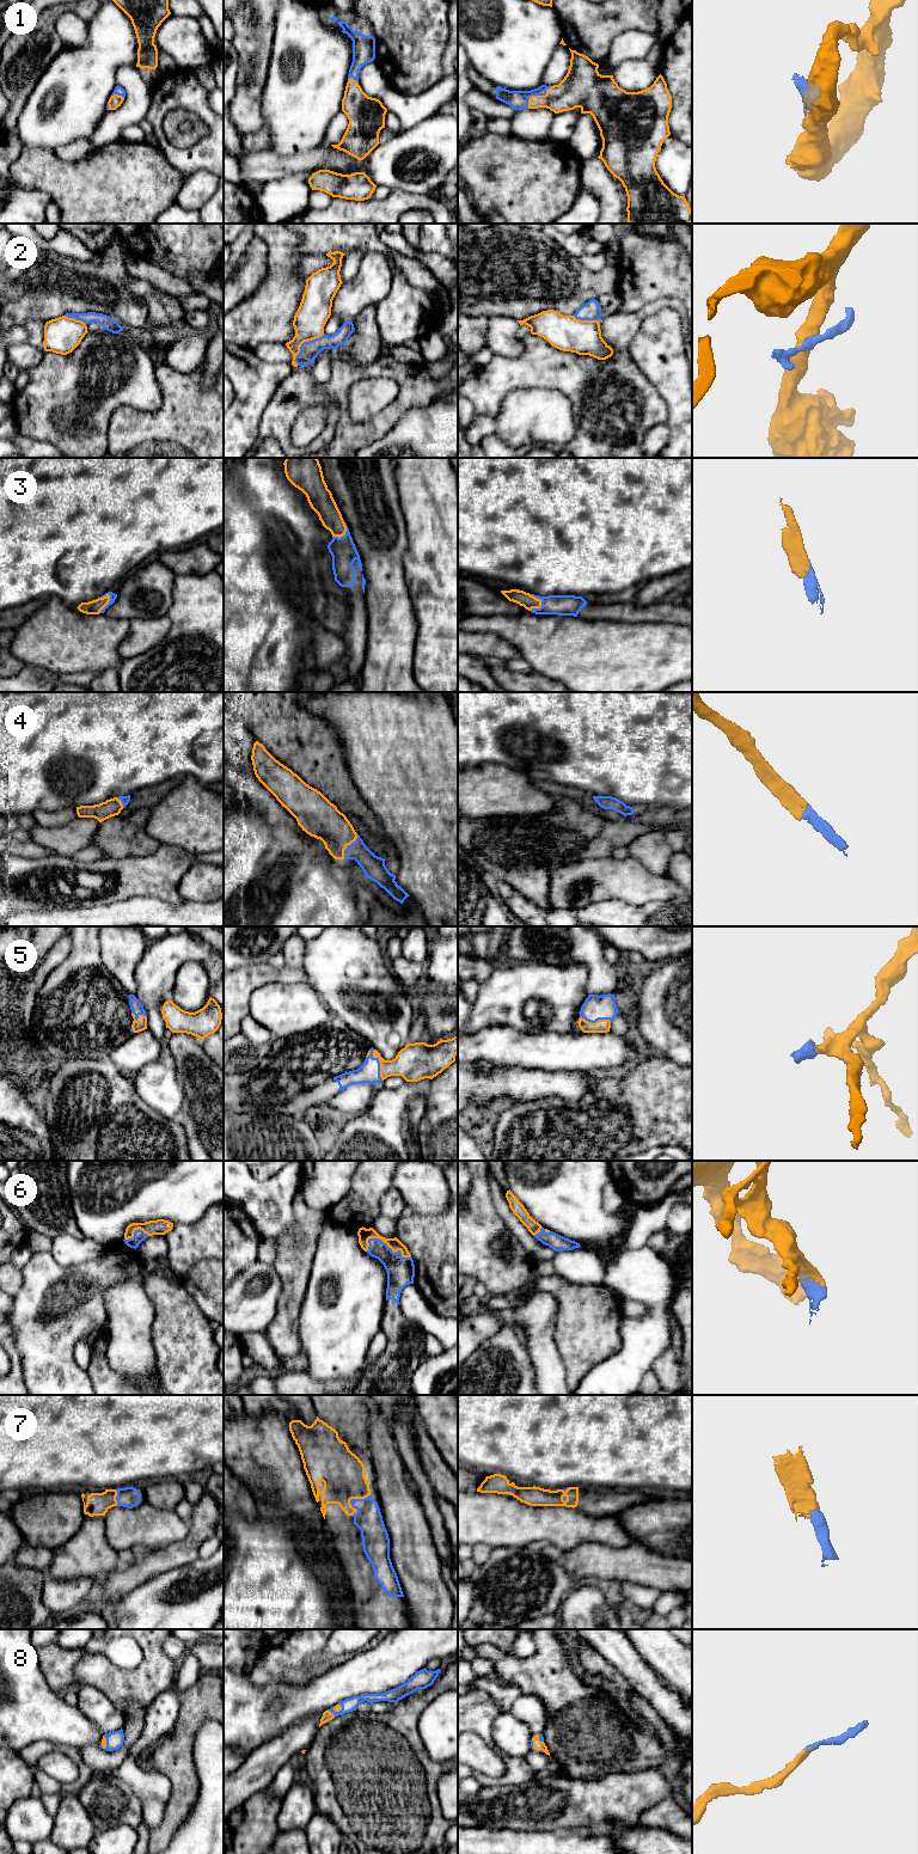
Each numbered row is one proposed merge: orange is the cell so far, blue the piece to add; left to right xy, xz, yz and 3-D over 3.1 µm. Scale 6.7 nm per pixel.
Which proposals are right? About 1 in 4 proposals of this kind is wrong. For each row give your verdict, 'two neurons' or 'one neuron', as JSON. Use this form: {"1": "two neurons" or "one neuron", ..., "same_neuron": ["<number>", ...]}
{"1": "one neuron", "2": "two neurons", "3": "one neuron", "4": "one neuron", "5": "one neuron", "6": "one neuron", "7": "one neuron", "8": "one neuron", "same_neuron": ["1", "3", "4", "5", "6", "7", "8"]}

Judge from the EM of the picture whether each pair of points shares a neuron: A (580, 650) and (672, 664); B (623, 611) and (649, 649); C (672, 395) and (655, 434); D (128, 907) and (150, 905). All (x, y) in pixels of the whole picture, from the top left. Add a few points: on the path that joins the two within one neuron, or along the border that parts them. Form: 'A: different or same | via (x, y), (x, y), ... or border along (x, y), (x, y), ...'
A: same | via (603, 661), (649, 661)
B: different | border along (604, 618), (623, 622), (660, 623)
C: different | border along (666, 422), (669, 429), (667, 445)
D: same | via (133, 907), (145, 907)

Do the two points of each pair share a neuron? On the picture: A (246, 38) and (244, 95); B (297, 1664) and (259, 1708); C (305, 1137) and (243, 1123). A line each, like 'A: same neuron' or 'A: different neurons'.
A: same neuron
B: different neurons
C: same neuron

